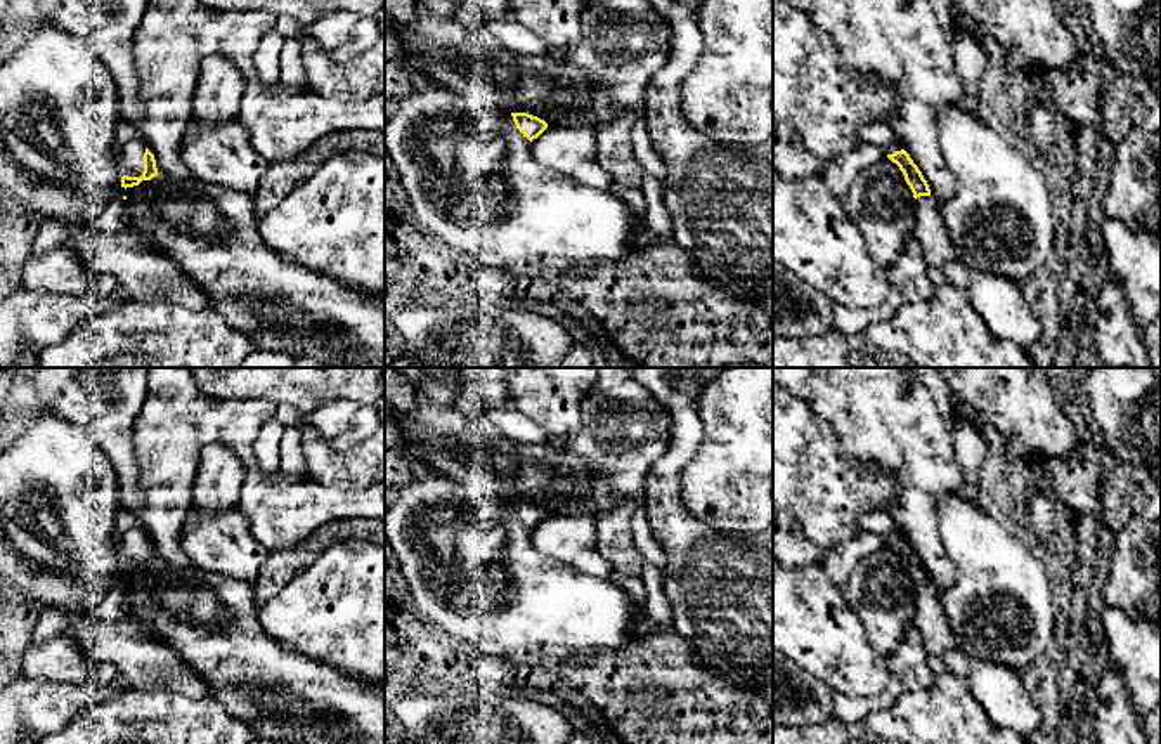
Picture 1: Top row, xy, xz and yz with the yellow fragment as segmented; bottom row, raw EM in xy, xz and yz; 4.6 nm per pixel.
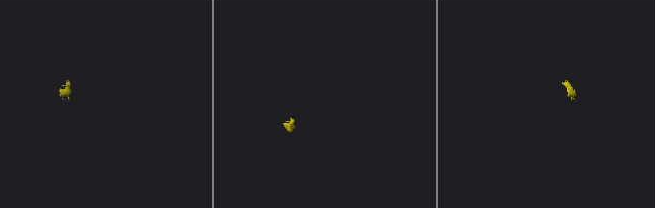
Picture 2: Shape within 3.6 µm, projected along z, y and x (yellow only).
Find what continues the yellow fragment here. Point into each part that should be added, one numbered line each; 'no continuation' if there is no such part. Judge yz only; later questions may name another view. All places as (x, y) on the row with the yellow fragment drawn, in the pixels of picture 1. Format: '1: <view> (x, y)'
1: yz (879, 134)
2: yz (929, 229)

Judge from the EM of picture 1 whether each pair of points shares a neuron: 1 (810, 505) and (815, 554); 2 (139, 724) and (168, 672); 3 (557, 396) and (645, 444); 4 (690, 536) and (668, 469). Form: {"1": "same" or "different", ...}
{"1": "different", "2": "different", "3": "different", "4": "same"}

